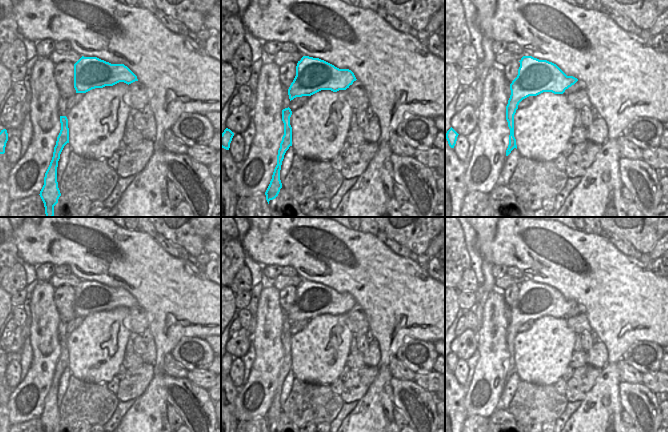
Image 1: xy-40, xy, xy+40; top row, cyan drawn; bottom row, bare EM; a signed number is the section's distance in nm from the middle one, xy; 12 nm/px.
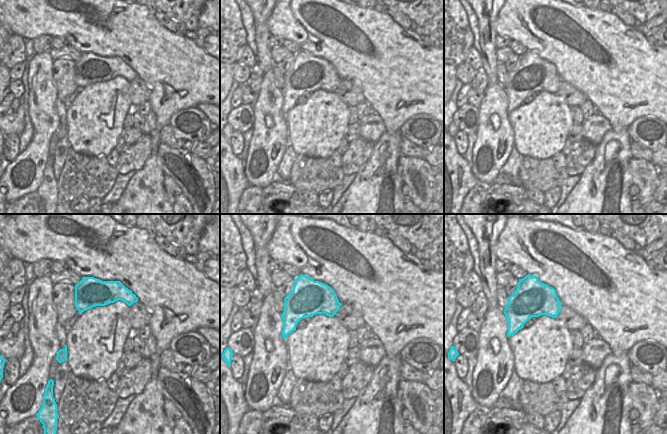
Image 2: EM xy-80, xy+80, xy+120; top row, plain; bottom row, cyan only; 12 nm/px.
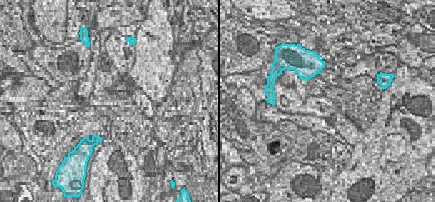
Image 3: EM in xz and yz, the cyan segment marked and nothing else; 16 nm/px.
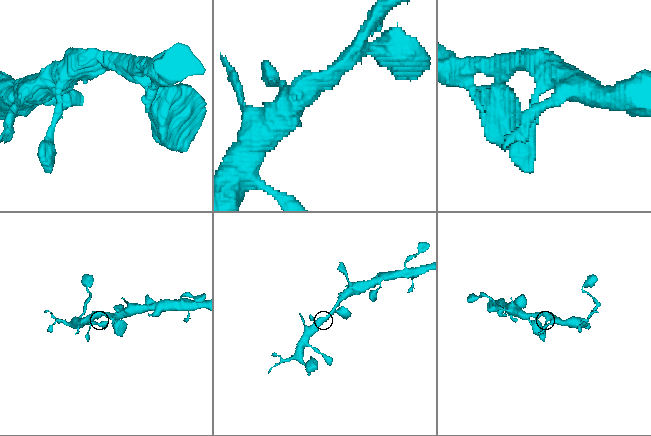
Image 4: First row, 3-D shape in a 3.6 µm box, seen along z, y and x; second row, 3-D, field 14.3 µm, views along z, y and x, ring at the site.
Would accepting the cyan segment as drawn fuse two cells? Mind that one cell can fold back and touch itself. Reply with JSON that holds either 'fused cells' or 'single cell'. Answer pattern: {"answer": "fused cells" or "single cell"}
{"answer": "single cell"}

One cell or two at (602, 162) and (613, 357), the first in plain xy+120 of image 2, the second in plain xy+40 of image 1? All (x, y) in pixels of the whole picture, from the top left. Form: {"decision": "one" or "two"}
{"decision": "two"}

